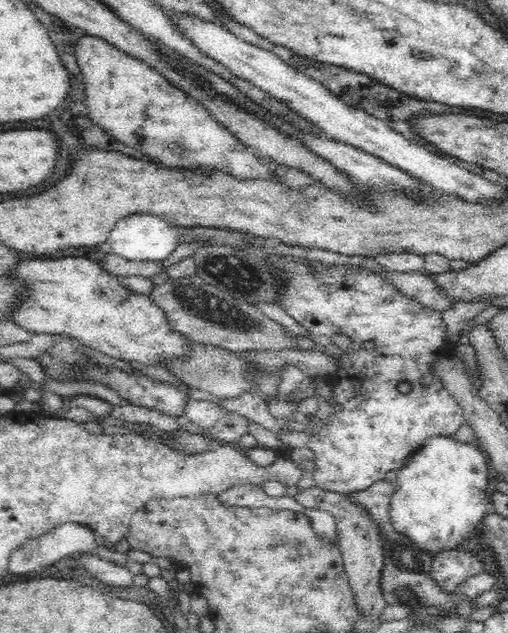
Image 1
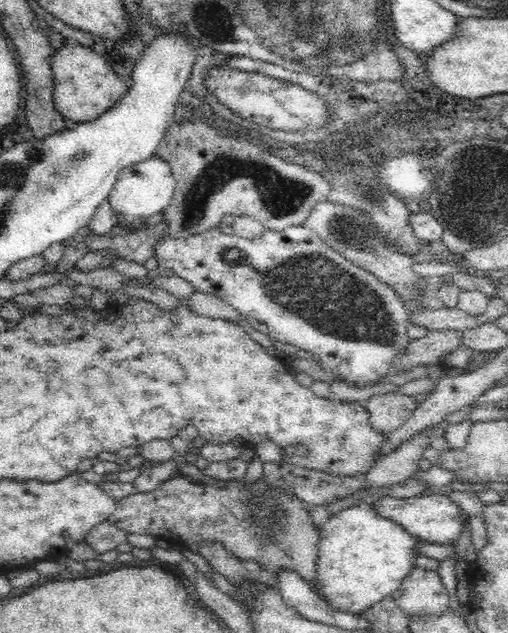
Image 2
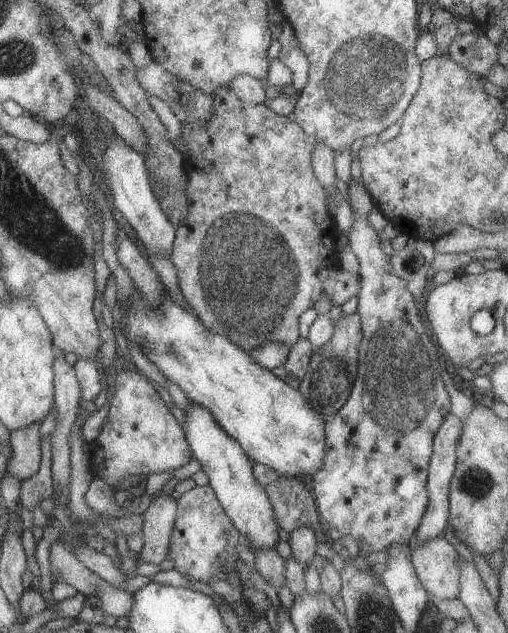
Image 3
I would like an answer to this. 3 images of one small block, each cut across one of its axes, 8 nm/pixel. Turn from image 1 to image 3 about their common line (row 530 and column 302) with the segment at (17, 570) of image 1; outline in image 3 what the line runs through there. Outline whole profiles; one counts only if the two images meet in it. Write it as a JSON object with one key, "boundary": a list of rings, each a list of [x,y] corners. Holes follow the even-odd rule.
{"boundary":[[[283,18],[280,24],[282,29],[277,39],[280,46],[278,59],[291,71],[292,83],[290,86],[295,93],[299,94],[306,85],[308,60],[300,49],[291,23]]]}

